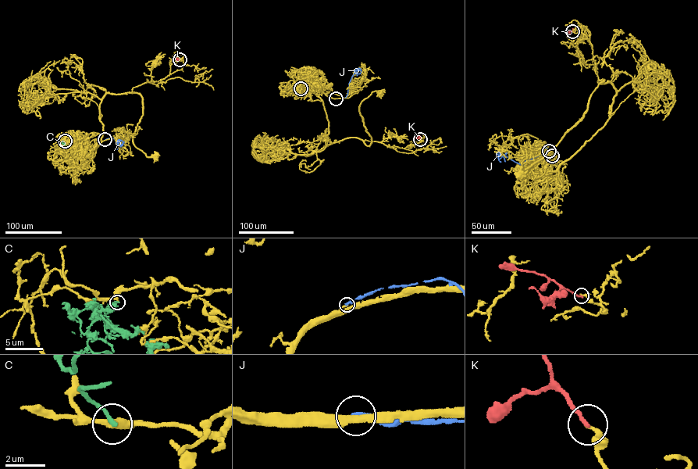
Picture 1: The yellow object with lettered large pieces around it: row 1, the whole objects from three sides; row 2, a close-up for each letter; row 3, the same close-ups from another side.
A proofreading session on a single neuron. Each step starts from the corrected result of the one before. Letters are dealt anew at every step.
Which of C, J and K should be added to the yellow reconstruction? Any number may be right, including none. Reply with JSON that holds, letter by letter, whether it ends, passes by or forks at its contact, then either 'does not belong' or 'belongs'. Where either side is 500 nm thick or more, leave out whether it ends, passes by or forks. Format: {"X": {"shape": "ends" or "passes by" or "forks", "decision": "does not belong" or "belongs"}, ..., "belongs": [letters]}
{"C": {"shape": "ends", "decision": "does not belong"}, "J": {"shape": "ends", "decision": "does not belong"}, "K": {"shape": "ends", "decision": "does not belong"}, "belongs": []}

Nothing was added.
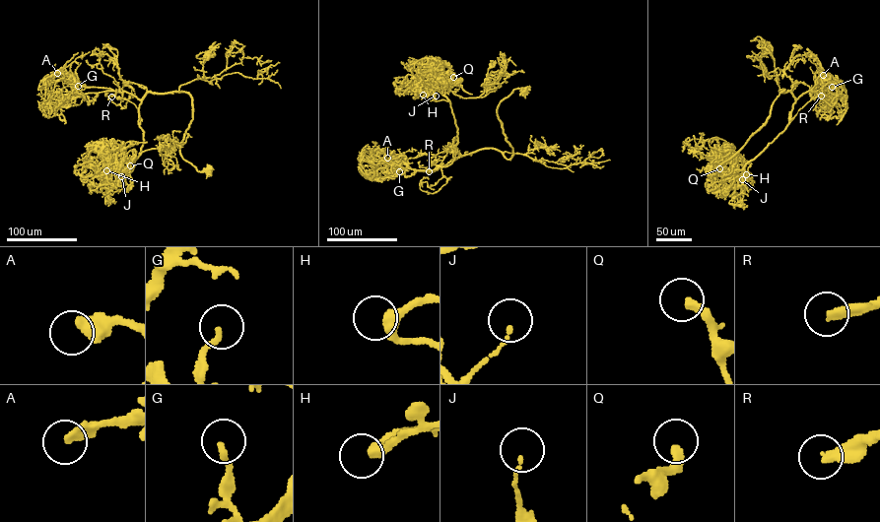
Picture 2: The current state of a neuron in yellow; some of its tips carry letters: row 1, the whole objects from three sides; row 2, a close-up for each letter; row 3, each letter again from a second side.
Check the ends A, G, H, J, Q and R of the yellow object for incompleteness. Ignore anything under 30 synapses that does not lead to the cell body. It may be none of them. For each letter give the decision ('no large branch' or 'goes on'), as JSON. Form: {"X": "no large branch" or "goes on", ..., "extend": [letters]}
{"A": "goes on", "G": "no large branch", "H": "no large branch", "J": "no large branch", "Q": "no large branch", "R": "goes on", "extend": ["A", "R"]}

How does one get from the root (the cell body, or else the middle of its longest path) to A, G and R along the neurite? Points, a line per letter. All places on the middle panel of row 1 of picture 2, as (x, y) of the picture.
A: (524, 90), (514, 89), (497, 109), (513, 149), (509, 159), (495, 149), (481, 149), (423, 171), (387, 158)
G: (524, 90), (514, 89), (497, 109), (513, 149), (510, 158), (481, 149), (433, 169), (399, 171)
R: (524, 90), (514, 89), (497, 109), (510, 158), (492, 149), (462, 155), (454, 148), (451, 163), (429, 171)

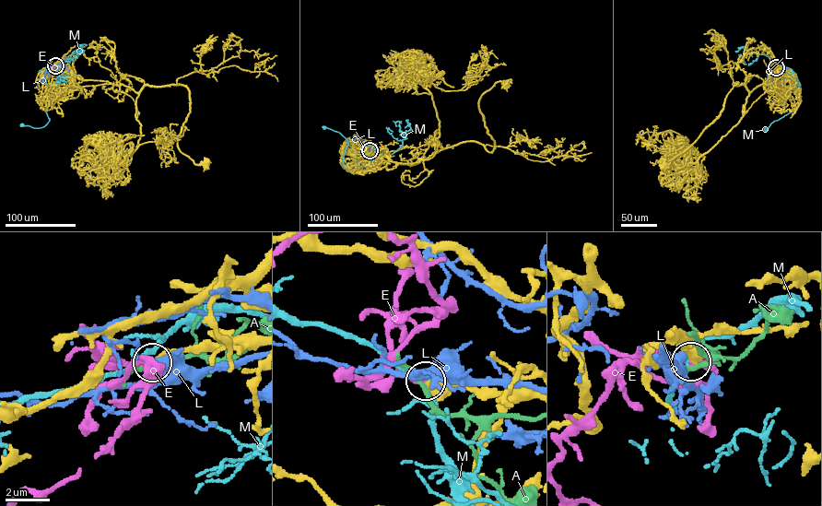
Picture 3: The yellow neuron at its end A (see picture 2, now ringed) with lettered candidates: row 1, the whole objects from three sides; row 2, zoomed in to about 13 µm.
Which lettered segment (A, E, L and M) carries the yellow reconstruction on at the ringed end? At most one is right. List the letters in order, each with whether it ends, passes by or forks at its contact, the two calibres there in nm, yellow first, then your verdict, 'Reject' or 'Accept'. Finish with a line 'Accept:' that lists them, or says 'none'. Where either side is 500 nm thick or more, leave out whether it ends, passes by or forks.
A: Thickness 500 nm (yellow) against 200 nm. Reject
E: It ends there. Thickness 440 nm (yellow) against 200 nm. Accept
L: Thickness 500 nm (yellow) against 550 nm. Reject
M: Thickness 550 nm (yellow) against 190 nm. Reject
Accept: E

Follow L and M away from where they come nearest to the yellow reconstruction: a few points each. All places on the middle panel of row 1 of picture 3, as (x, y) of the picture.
L: (370, 150), (376, 150), (360, 138), (348, 140)
M: (369, 150), (372, 158), (367, 169), (346, 170), (343, 160), (348, 143), (339, 133), (324, 126)

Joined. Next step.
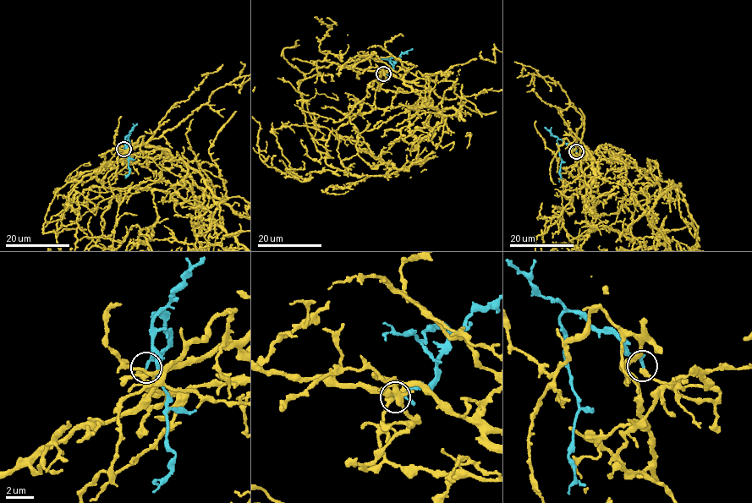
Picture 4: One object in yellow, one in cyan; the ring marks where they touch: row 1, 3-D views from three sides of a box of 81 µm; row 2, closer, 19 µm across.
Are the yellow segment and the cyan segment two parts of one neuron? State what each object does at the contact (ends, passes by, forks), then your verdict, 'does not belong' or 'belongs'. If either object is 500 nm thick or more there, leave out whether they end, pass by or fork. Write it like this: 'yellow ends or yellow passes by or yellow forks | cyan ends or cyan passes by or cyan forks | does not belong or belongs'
yellow passes by | cyan passes by | belongs

